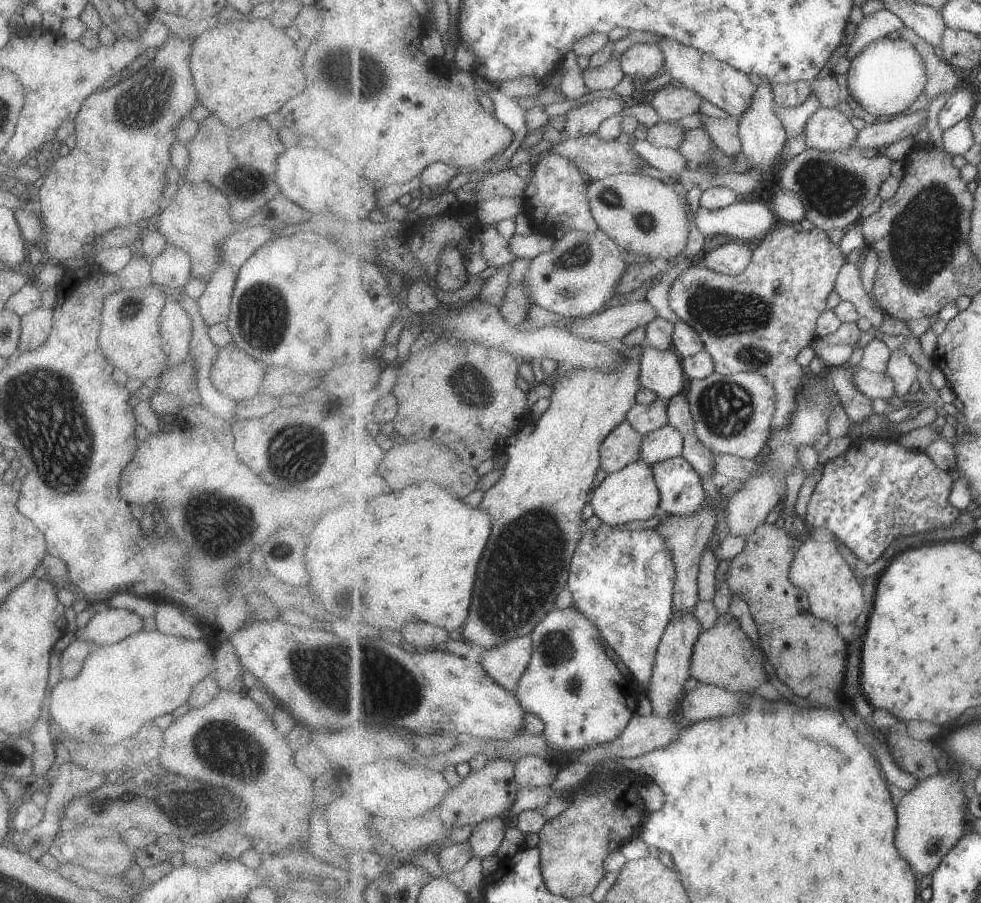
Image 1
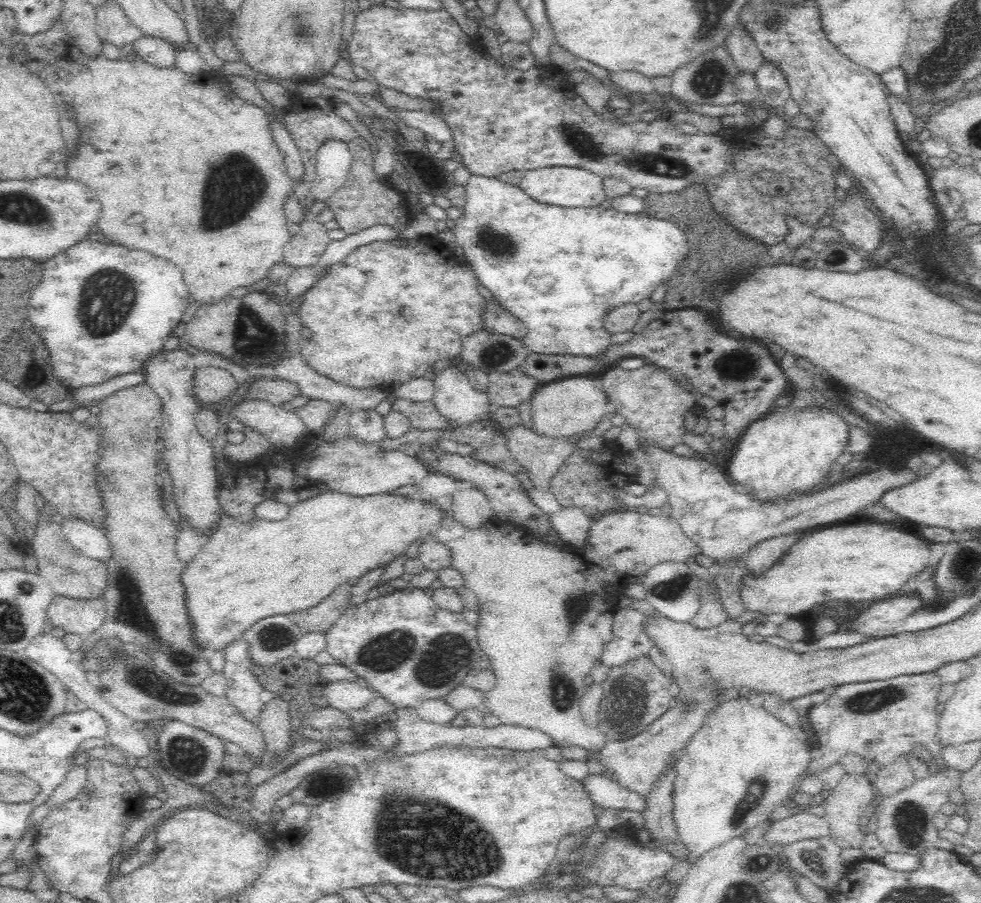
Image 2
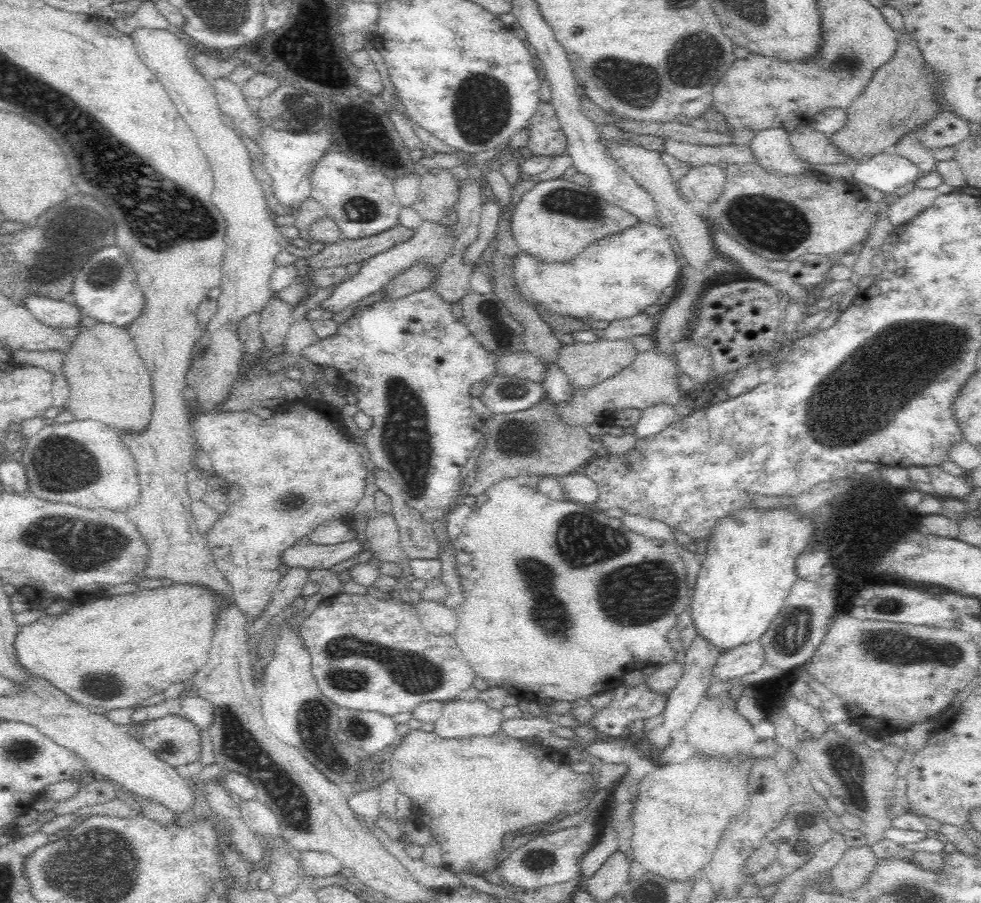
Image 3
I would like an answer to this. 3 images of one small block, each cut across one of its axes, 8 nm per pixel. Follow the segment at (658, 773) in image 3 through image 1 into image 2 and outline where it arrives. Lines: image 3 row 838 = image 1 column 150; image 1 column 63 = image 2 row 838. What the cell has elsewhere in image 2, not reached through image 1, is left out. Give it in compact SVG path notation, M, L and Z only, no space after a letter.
M728 700L706 722L706 726L690 738L685 749L676 758L676 775L672 787L671 813L676 825L679 842L688 849L690 860L710 852L724 842L741 836L758 826L772 814L780 804L789 803L797 791L798 782L812 762L808 747L803 745L804 736L770 714L762 706L754 707L748 700Z

